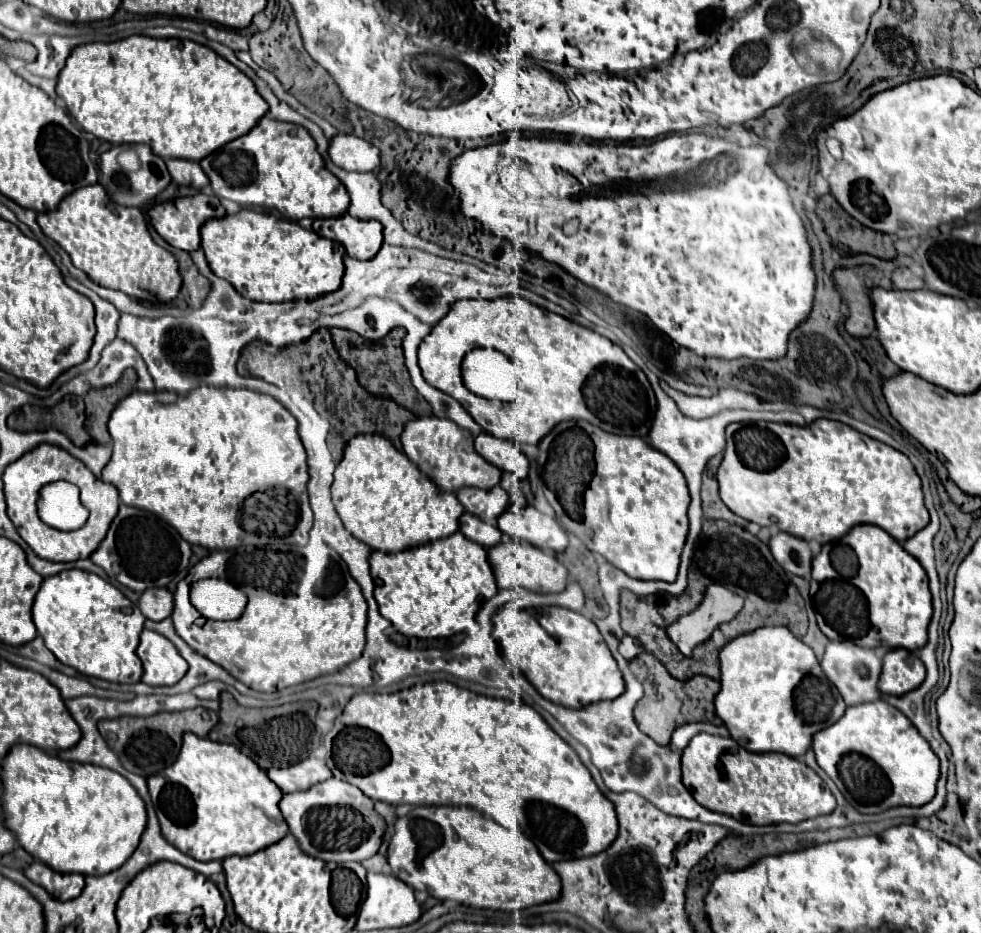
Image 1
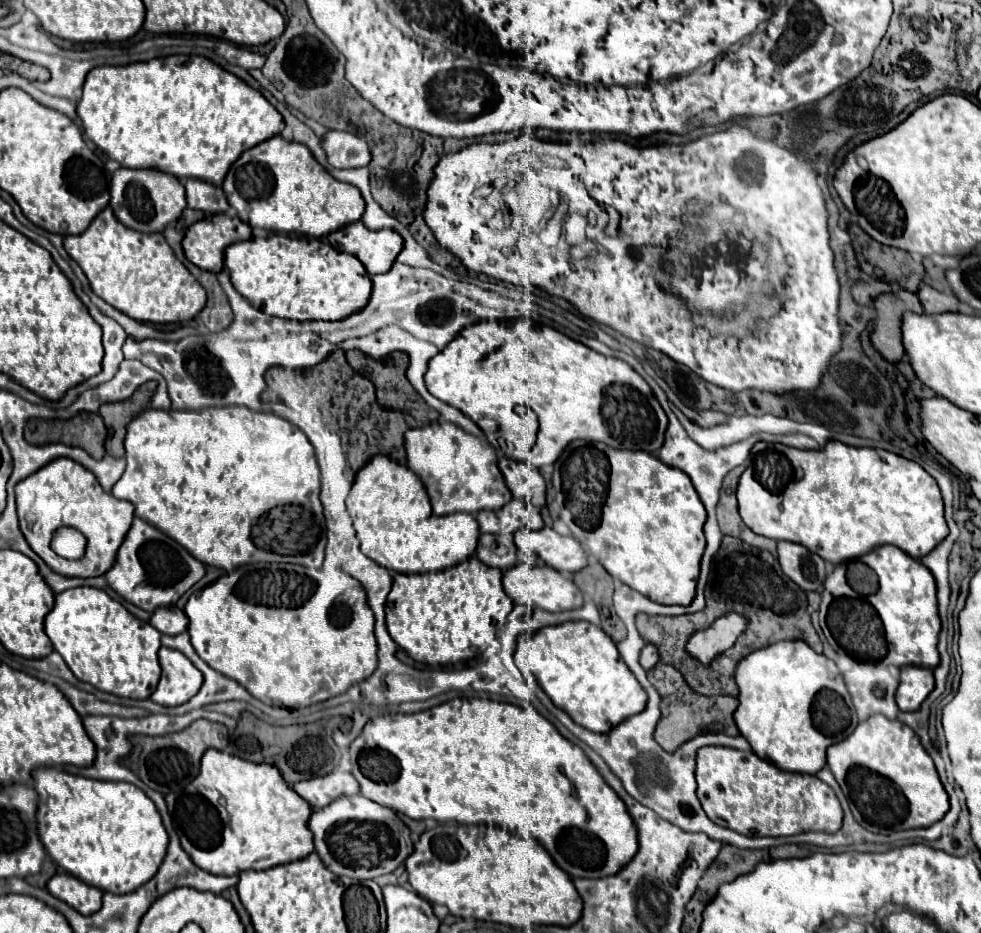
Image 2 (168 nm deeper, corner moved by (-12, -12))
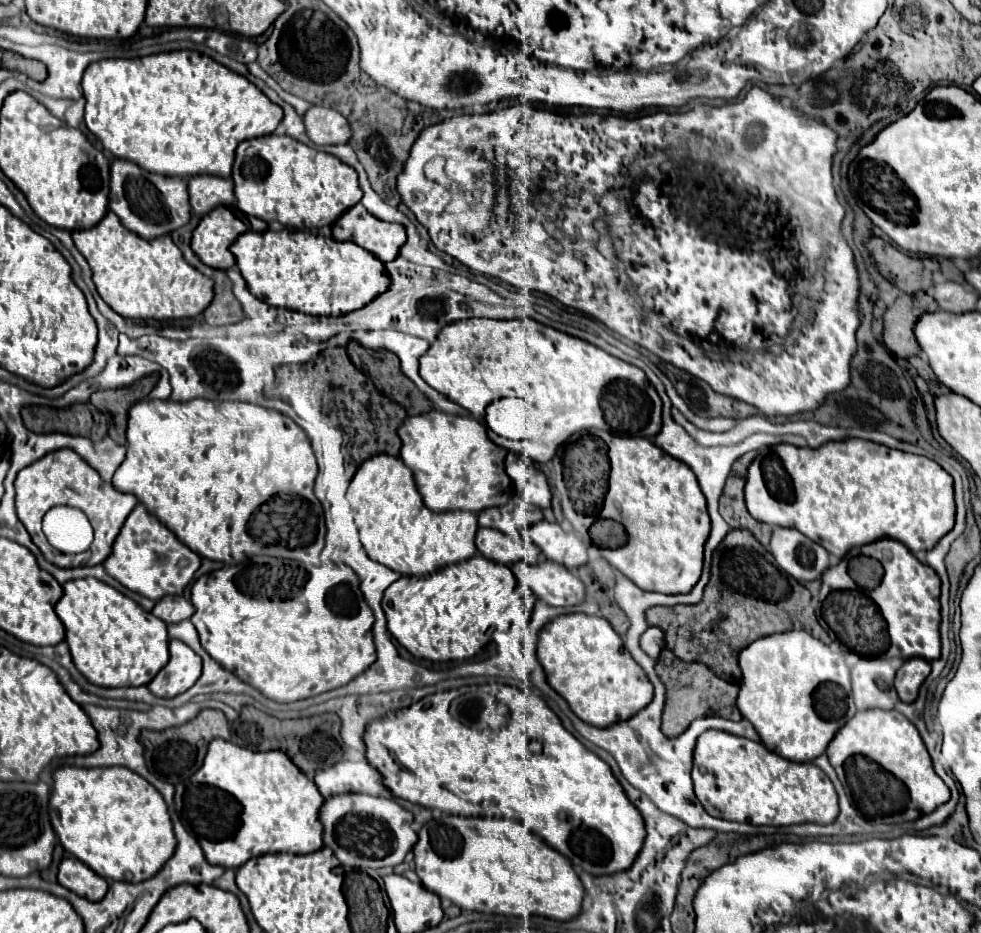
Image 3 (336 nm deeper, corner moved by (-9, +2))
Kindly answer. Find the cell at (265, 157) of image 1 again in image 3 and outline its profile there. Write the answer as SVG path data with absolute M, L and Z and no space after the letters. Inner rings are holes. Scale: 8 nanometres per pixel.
M260 136L246 140L236 150L232 168L236 204L242 212L264 222L280 222L286 228L332 226L340 214L360 202L362 190L352 166L328 152L314 150L288 136Z

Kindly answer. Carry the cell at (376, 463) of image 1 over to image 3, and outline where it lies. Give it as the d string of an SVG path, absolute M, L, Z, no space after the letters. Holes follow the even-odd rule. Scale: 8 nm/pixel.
M396 456L368 458L352 478L346 496L368 558L402 576L426 576L476 554L476 546L472 546L478 530L476 514L430 512L416 490L410 468Z

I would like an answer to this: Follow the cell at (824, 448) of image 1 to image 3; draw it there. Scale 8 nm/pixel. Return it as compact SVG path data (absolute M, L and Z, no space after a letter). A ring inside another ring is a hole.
M859 438L828 442L818 450L780 444L772 446L766 456L758 454L748 468L746 506L756 520L772 526L796 528L836 558L844 558L852 548L882 538L898 540L914 554L920 550L932 550L932 546L952 530L956 516L954 482L940 464L924 456L906 454Z

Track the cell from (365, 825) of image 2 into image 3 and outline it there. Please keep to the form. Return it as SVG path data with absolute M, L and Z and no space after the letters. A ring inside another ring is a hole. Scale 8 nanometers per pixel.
M340 794L332 796L324 802L320 810L320 820L324 824L324 846L332 848L336 858L340 860L342 866L350 866L354 870L378 870L384 866L396 866L404 862L406 854L414 848L418 836L412 830L412 812L404 810L398 806L392 798L378 798L378 796L368 796L368 794Z

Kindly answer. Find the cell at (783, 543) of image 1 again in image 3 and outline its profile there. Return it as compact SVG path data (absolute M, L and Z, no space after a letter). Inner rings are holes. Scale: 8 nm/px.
M774 528L770 552L780 570L796 578L800 584L820 578L830 566L828 552L794 528Z

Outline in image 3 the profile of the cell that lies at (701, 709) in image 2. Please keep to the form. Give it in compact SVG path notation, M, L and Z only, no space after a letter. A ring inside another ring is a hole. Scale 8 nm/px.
M660 652L660 660L656 664L656 672L660 674L664 686L666 686L666 706L662 714L662 732L666 736L680 736L692 720L702 716L720 716L728 720L742 720L740 710L736 708L736 696L738 686L732 682L726 682L712 674L708 666L700 662L684 662L678 660L674 654Z

